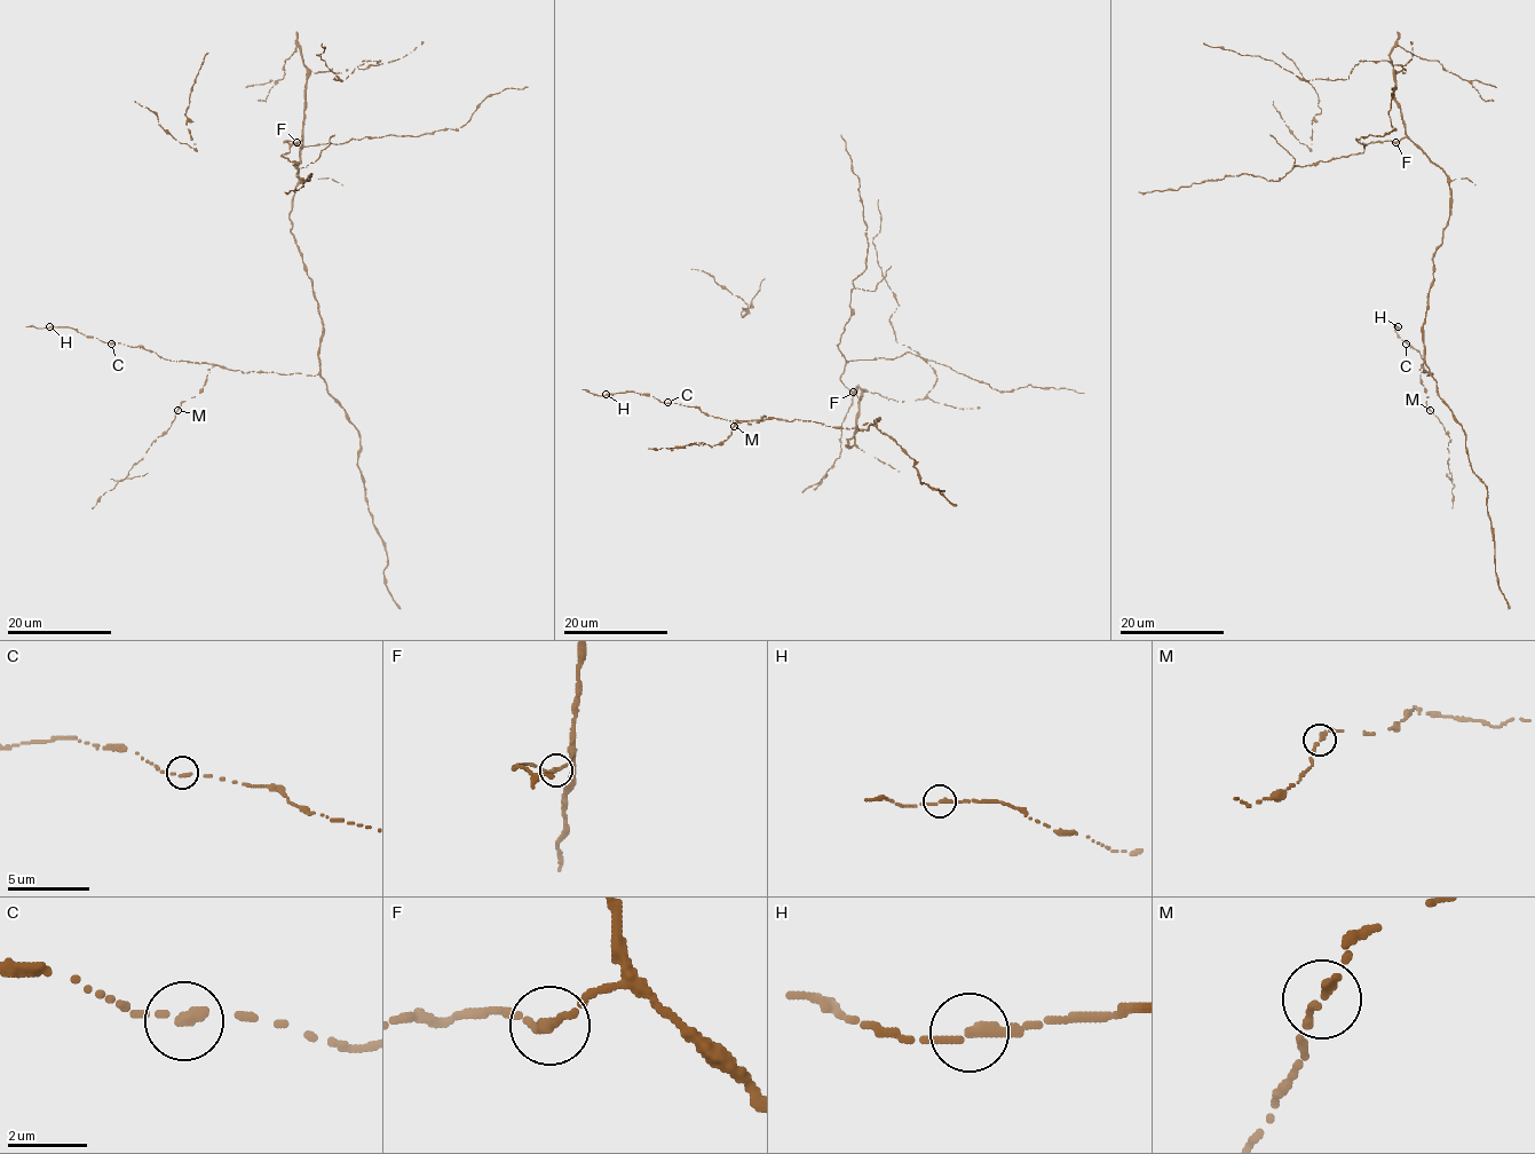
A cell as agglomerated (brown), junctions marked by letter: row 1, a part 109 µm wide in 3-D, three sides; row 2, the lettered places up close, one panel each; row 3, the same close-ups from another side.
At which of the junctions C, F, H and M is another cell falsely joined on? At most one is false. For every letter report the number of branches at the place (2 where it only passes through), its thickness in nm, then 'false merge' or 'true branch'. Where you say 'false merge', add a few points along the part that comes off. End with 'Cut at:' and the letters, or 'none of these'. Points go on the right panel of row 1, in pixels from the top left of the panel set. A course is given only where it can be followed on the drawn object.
C: 2 branches meet; 200 nm thick; true branch
F: 2 branches meet; 200 nm thick; true branch
H: 2 branches meet; 200 nm thick; true branch
M: 2 branches meet; 200 nm thick; true branch
Cut at: none of these

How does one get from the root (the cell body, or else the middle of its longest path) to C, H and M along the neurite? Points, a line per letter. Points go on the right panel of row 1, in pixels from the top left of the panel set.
C: (1447, 223), (1432, 258), (1423, 325), (1424, 362), (1432, 374), (1423, 372), (1422, 355), (1406, 344)
H: (1447, 223), (1432, 258), (1423, 325), (1424, 362), (1432, 374), (1423, 372), (1419, 352), (1398, 337), (1398, 326)
M: (1447, 223), (1432, 258), (1423, 325), (1424, 362), (1432, 374), (1422, 365), (1421, 382), (1430, 410)

